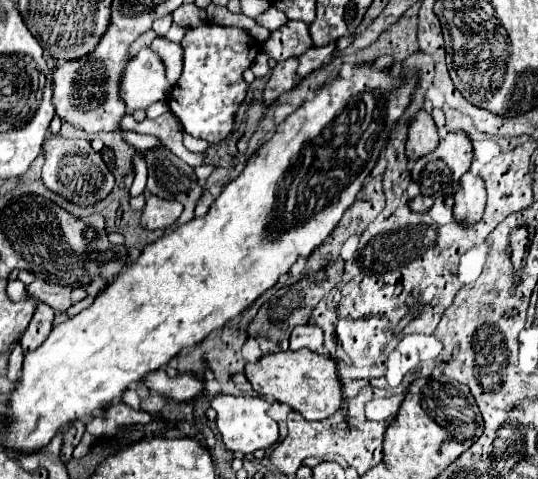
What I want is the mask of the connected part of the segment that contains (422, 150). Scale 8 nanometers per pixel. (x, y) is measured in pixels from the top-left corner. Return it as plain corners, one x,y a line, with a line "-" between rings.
421,108
417,112
417,116
409,122
407,158
415,160
415,158
431,152
431,148
435,148
437,142
439,142
439,136
437,136
437,126
433,122
433,116

